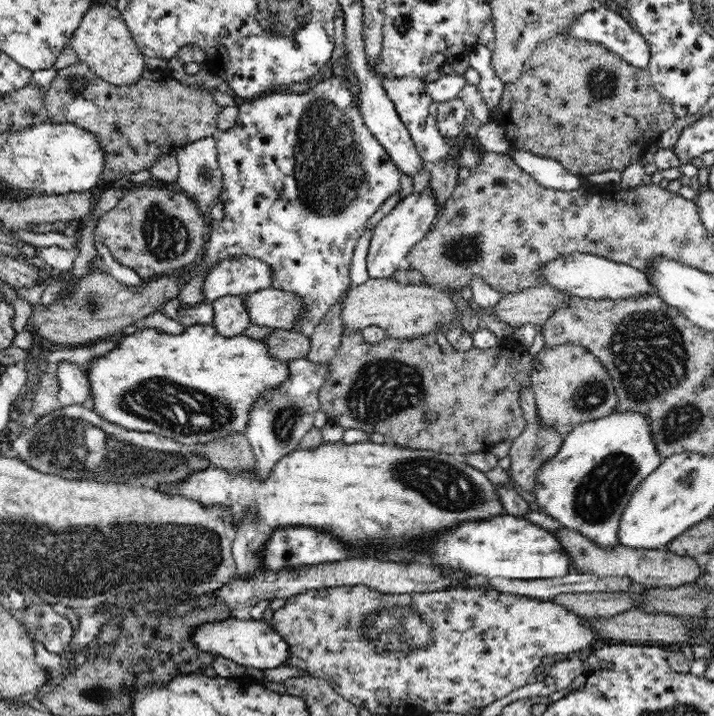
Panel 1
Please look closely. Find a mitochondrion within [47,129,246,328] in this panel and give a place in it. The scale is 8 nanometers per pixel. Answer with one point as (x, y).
(166, 236)

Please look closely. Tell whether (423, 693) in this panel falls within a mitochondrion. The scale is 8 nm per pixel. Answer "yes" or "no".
no

